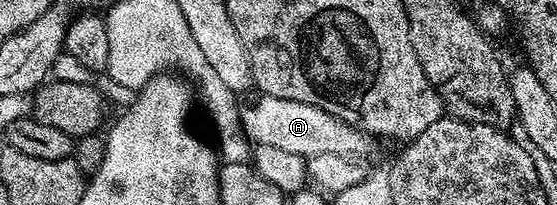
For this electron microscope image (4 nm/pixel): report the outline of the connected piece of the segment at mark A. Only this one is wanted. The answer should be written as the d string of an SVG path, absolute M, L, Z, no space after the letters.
M260 94L259 99L239 107L241 129L254 146L270 145L284 152L295 153L305 160L317 157L317 153L372 154L376 140L363 131L317 109L317 105L305 105L305 101L289 101L285 97Z

